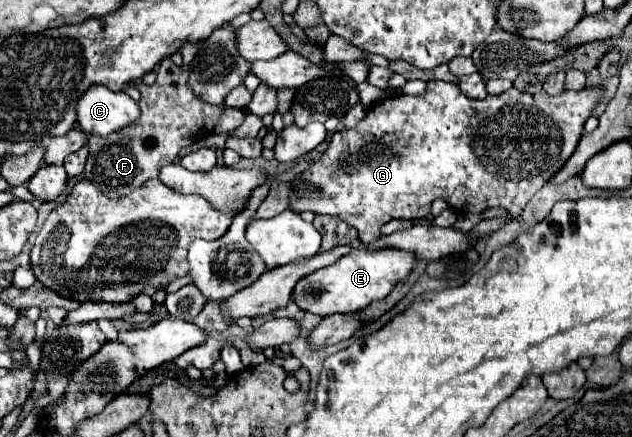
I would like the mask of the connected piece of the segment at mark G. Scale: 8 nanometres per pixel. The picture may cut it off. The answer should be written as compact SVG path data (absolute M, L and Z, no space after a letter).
M429 81L427 83L427 89L425 93L421 95L397 95L397 97L389 97L389 99L383 99L381 103L373 105L367 115L363 117L363 121L353 127L353 129L343 129L343 131L337 131L333 133L331 141L329 141L329 147L327 151L323 153L321 161L317 161L305 175L301 175L303 179L295 179L291 185L293 185L293 197L291 197L291 209L295 209L297 213L301 211L313 211L317 215L335 215L339 217L341 221L345 221L347 225L355 227L359 231L359 239L361 243L369 245L373 241L379 239L381 235L381 225L385 225L387 221L391 219L421 219L421 217L427 217L429 211L431 211L431 203L435 199L443 199L451 209L457 209L461 213L483 213L485 209L493 209L493 207L503 207L509 211L511 217L517 217L527 201L543 187L543 183L547 183L561 167L563 163L573 155L577 143L579 143L579 137L583 133L583 123L591 117L593 109L597 107L597 103L601 101L601 97L605 95L605 87L603 85L595 85L595 87L585 87L581 91L563 91L559 95L549 95L545 91L539 91L535 95L529 95L529 93L523 93L523 91L517 91L515 87L511 87L507 93L501 93L499 97L485 97L483 101L475 101L475 99L469 99L465 97L457 85L453 83L445 83L445 81Z

